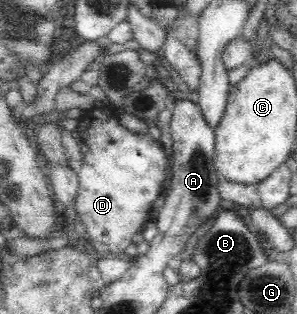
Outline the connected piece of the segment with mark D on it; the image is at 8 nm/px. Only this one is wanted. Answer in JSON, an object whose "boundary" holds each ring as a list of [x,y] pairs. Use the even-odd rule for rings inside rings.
{"boundary":[[[96,105],[80,112],[76,136],[86,142],[89,153],[79,171],[75,212],[86,237],[104,243],[110,256],[126,256],[132,236],[154,217],[155,205],[163,195],[167,156],[159,140],[149,134],[132,133],[120,124],[112,105]]]}

